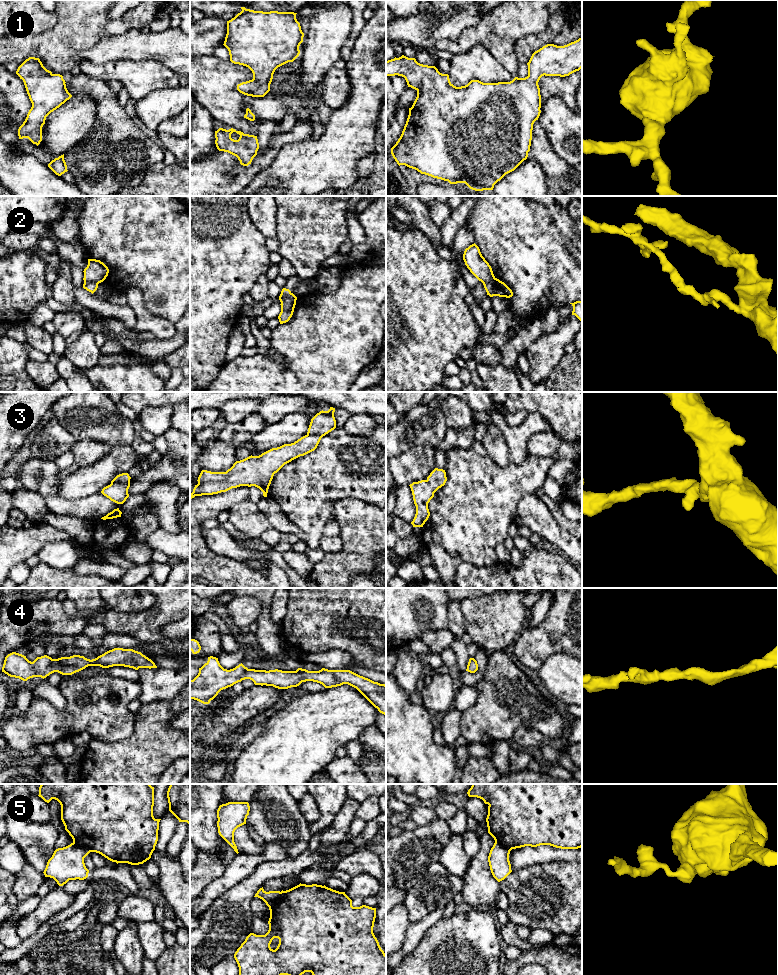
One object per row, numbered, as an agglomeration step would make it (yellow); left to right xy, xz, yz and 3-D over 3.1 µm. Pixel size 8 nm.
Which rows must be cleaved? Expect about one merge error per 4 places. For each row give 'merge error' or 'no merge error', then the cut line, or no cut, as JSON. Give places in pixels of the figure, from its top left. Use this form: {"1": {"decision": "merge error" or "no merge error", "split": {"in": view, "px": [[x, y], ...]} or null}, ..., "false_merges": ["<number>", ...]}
{"1": {"decision": "no merge error", "split": null}, "2": {"decision": "merge error", "split": {"in": "xy", "px": [[84, 281], [94, 281], [97, 284]]}}, "3": {"decision": "no merge error", "split": null}, "4": {"decision": "no merge error", "split": null}, "5": {"decision": "merge error", "split": {"in": "xz", "px": [[281, 892], [281, 895], [269, 907]]}}, "false_merges": ["2", "5"]}

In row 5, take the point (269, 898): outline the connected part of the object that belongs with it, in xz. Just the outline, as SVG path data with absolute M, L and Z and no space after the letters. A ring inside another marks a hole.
M263 887L260 888L254 897L262 899L268 907L271 907L275 904L277 899L281 896L280 891L269 891L266 892Z

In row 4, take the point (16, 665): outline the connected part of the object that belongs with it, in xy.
M114 648L92 660L80 655L58 659L44 655L31 662L26 656L12 652L5 657L2 672L10 677L27 681L33 677L44 679L54 672L72 675L88 666L100 666L102 668L124 666L135 670L157 668L155 663L141 652L133 649Z

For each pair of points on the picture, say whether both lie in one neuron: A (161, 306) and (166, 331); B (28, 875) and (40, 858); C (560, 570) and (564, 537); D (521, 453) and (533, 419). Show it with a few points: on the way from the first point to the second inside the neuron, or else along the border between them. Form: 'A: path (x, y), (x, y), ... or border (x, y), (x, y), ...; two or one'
A: border (144, 306), (151, 312), (170, 320), (174, 324); two
B: border (26, 863), (42, 872); two
C: border (548, 546), (561, 552), (571, 562); two
D: path (521, 445), (521, 434), (528, 427); one

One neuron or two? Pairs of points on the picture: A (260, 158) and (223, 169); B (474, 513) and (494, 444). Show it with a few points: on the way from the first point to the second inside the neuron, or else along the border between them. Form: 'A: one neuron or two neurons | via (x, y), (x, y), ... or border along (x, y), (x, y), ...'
A: one neuron | via (252, 167), (249, 170), (232, 170)
B: two neurons | border along (480, 441), (498, 465), (506, 466), (510, 462)

